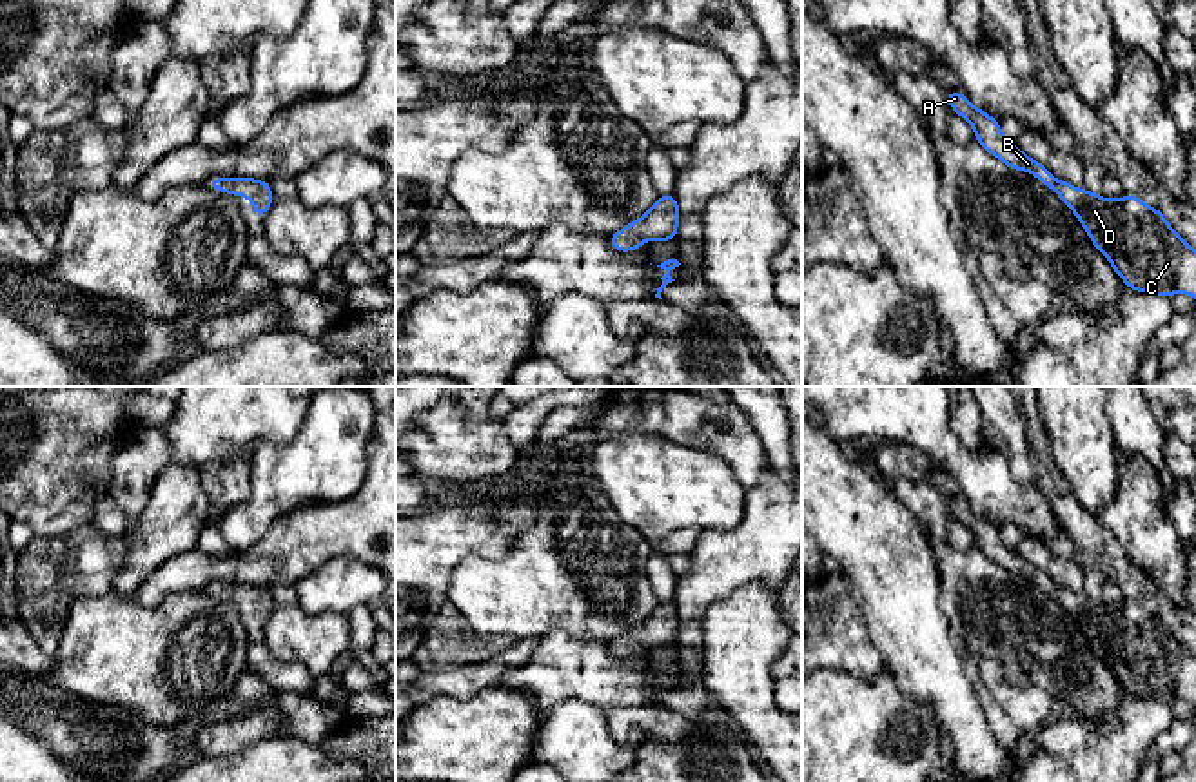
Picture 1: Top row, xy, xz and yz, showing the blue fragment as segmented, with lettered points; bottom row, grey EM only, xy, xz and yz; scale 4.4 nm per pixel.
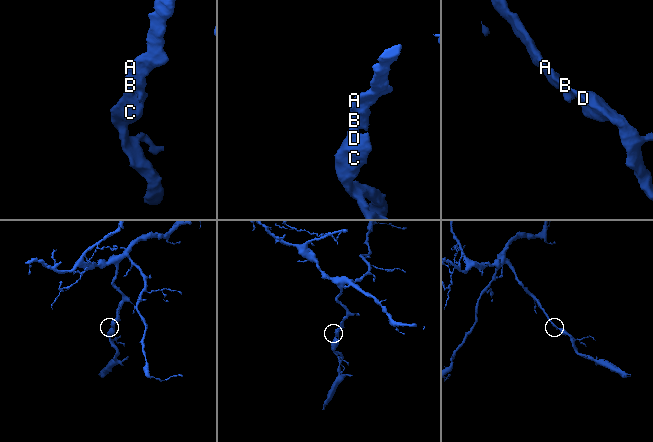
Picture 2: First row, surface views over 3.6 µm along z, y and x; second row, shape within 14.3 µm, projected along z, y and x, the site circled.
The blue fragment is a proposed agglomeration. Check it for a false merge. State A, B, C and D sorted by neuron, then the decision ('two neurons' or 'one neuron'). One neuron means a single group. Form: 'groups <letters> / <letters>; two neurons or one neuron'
groups A B C D; one neuron

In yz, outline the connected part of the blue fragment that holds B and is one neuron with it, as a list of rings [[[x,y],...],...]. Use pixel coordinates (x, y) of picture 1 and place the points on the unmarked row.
[[[946,497],[946,504],[953,517],[973,532],[976,548],[987,559],[1002,566],[1009,575],[1027,577],[1045,593],[1056,597],[1060,606],[1078,622],[1093,651],[1105,660],[1114,679],[1131,697],[1167,704],[1185,699],[1196,706],[1196,657],[1163,626],[1163,619],[1145,611],[1138,602],[1125,601],[1122,606],[1105,606],[1087,595],[1058,588],[1042,570],[1025,562],[1015,550],[1009,550],[1000,539],[998,526],[971,512],[966,501]]]

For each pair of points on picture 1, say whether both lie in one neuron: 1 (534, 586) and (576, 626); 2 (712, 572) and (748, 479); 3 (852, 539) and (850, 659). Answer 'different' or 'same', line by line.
1: same
2: different
3: different

